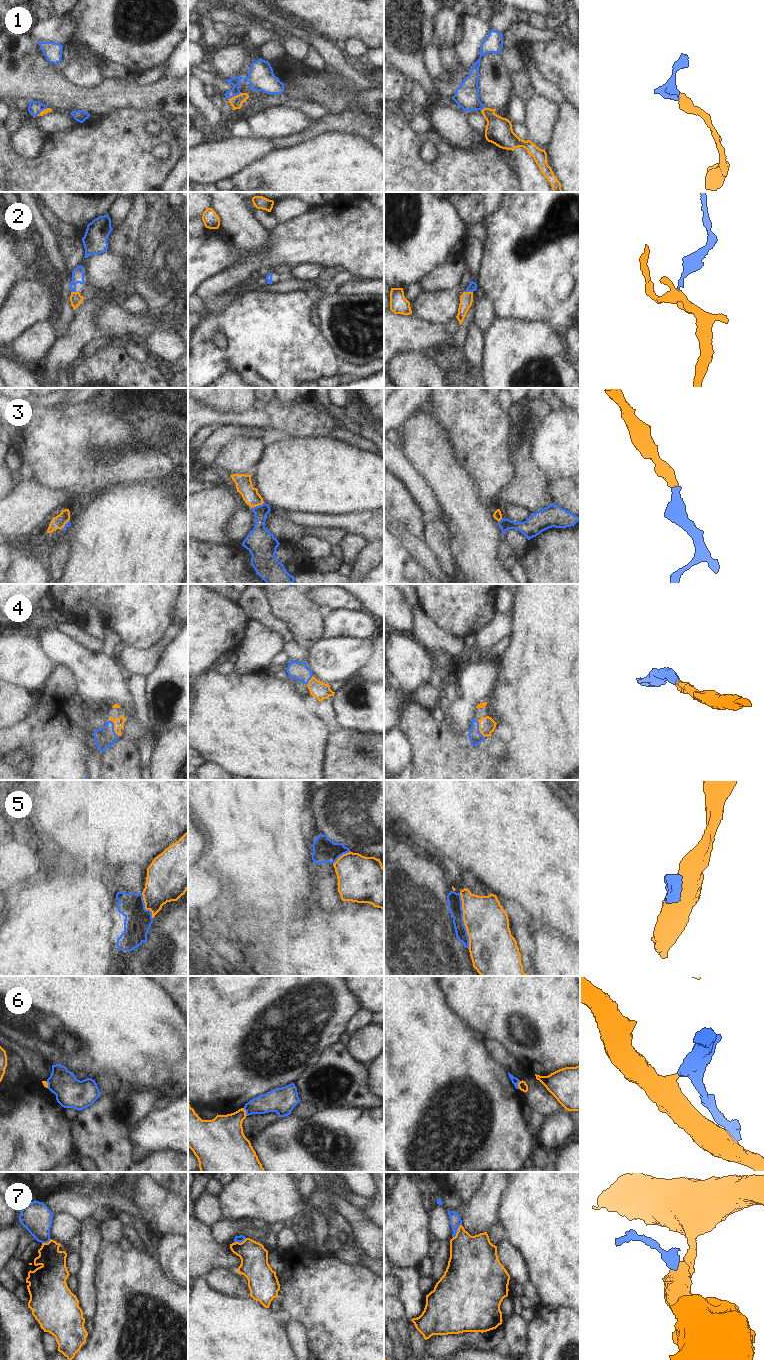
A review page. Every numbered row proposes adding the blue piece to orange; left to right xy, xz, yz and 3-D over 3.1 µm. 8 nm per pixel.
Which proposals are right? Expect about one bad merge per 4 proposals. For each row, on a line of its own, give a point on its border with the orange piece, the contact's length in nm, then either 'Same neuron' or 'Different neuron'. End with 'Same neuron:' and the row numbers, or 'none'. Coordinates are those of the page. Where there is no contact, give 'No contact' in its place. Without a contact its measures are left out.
1: Touches orange at xz (234, 96). Shared border 120 nm. Same neuron
2: Touches orange at xy (73, 292). Shared border 40 nm. Same neuron
3: Touches orange at xz (258, 505). Shared border 120 nm. Same neuron
4: Touches orange at xy (114, 728). Shared border 140 nm. Same neuron
5: Touches orange at yz (463, 920). Shared border 460 nm. Different neuron
6: Touches orange at xz (245, 1112). Shared border 70 nm. Different neuron
7: Touches orange at yz (457, 1231). Shared border 130 nm. Different neuron
Same neuron: 1, 2, 3, 4.

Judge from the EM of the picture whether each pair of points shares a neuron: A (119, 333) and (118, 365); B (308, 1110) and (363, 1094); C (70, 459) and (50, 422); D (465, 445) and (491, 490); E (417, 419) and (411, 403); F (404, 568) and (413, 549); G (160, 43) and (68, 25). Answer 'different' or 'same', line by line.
A: different
B: different
C: same
D: same
E: different
F: different
G: different

